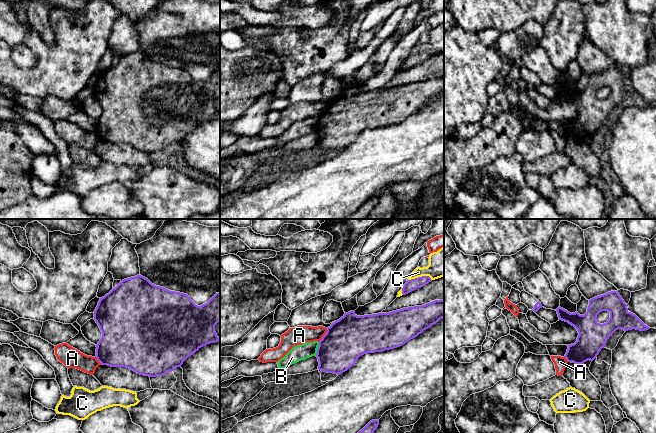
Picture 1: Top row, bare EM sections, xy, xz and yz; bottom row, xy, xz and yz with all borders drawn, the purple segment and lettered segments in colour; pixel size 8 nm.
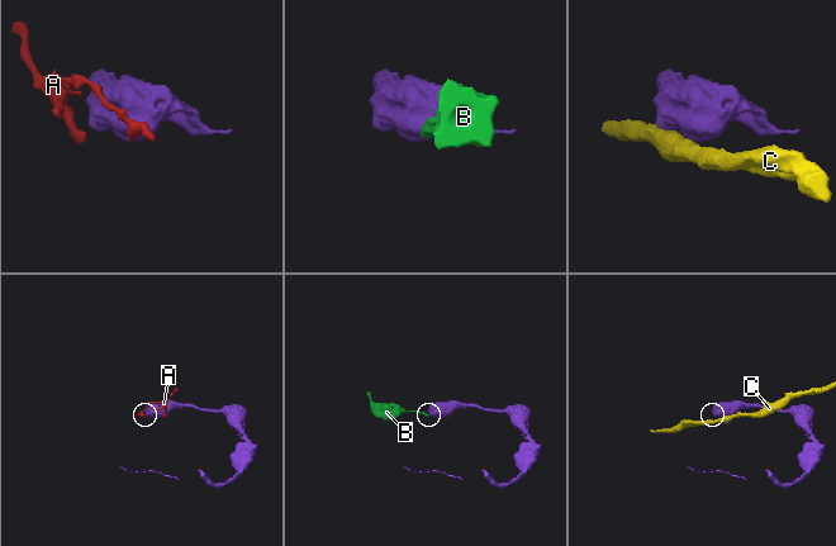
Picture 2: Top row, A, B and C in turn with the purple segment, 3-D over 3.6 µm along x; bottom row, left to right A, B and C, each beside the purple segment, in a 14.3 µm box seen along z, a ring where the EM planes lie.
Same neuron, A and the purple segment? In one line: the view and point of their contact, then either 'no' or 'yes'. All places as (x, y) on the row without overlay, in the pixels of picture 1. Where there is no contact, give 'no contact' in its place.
xz (324, 111) | no

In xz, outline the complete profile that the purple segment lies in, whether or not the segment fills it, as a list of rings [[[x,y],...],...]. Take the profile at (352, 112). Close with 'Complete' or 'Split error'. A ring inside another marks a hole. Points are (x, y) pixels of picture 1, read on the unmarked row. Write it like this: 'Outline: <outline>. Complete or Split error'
Outline: [[[435,76],[422,82],[403,84],[389,89],[364,92],[357,92],[355,87],[345,89],[327,104],[326,110],[319,117],[316,130],[318,145],[340,151],[351,144],[360,132],[400,123],[442,94],[444,94],[444,76]]]. Complete

